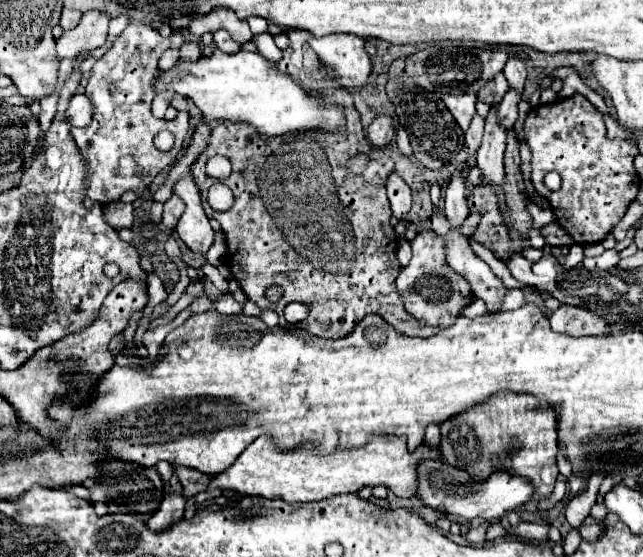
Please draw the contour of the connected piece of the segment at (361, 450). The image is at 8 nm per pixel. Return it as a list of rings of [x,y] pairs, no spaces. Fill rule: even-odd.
[[[258,437],[254,443],[250,443],[244,453],[236,459],[236,463],[226,469],[224,473],[218,473],[212,481],[210,481],[210,489],[234,489],[242,495],[262,495],[266,499],[284,499],[288,503],[296,503],[296,501],[322,501],[322,499],[330,499],[334,495],[344,495],[344,493],[358,493],[362,487],[376,487],[376,485],[384,485],[390,491],[394,491],[396,497],[414,497],[416,495],[416,467],[420,465],[420,461],[424,459],[440,459],[440,449],[438,447],[428,447],[428,445],[420,445],[416,451],[408,451],[406,437],[374,437],[368,445],[358,447],[358,449],[336,449],[332,455],[316,455],[310,453],[308,447],[304,449],[296,449],[296,451],[288,451],[282,453],[274,447],[270,437]]]

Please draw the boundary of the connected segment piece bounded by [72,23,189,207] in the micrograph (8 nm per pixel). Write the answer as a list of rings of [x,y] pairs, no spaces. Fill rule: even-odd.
[[[130,23],[122,35],[116,39],[114,47],[94,65],[92,69],[92,77],[88,79],[86,85],[86,95],[90,97],[90,101],[94,103],[94,119],[88,127],[84,129],[72,129],[74,141],[80,147],[80,153],[84,155],[86,161],[86,197],[84,197],[84,205],[92,207],[96,203],[112,203],[118,201],[126,191],[130,189],[142,189],[146,191],[154,177],[164,169],[176,163],[180,149],[182,149],[182,141],[189,131],[189,115],[187,112],[179,112],[176,118],[171,121],[164,121],[164,119],[156,119],[150,111],[152,105],[152,77],[158,73],[158,59],[166,49],[178,49],[182,47],[186,41],[186,37],[182,35],[182,31],[174,31],[170,37],[162,37],[154,27],[150,25],[136,25]],[[162,129],[168,129],[174,133],[176,143],[170,151],[158,151],[154,147],[154,135]]]

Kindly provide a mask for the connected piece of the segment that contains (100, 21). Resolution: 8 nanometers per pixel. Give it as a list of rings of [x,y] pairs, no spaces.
[[[92,9],[86,11],[82,15],[82,21],[78,27],[66,31],[60,39],[58,39],[58,57],[60,59],[76,59],[82,51],[86,49],[96,49],[102,47],[108,35],[108,23],[110,23],[110,15],[106,15],[100,9]]]

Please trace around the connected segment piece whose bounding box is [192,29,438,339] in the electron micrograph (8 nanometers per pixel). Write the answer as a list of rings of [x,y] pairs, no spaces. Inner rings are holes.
[[[286,29],[290,45],[284,49],[284,59],[278,63],[280,71],[286,75],[292,75],[308,87],[308,91],[320,91],[324,99],[332,99],[332,103],[340,103],[344,107],[346,127],[338,133],[326,133],[326,131],[306,131],[300,135],[280,135],[280,137],[262,137],[248,127],[248,123],[228,123],[222,121],[214,127],[212,139],[208,149],[200,155],[200,159],[192,165],[192,177],[196,179],[196,185],[200,187],[202,201],[206,201],[206,193],[212,187],[214,179],[204,173],[204,165],[214,155],[224,155],[232,161],[232,175],[228,179],[222,179],[232,193],[234,193],[234,205],[226,213],[214,213],[212,217],[222,225],[222,231],[226,235],[228,253],[224,259],[224,265],[234,275],[234,279],[240,283],[242,291],[250,301],[254,301],[262,309],[272,309],[280,315],[280,327],[290,329],[306,329],[310,335],[324,337],[324,339],[340,339],[356,327],[364,315],[376,313],[382,319],[394,319],[398,315],[398,325],[394,323],[394,329],[398,329],[402,335],[408,337],[430,337],[438,333],[434,327],[426,327],[424,323],[412,319],[404,311],[402,299],[398,301],[396,291],[396,275],[400,273],[400,263],[396,257],[398,251],[398,235],[394,227],[390,225],[390,203],[386,195],[386,181],[388,175],[394,173],[394,161],[388,153],[382,149],[374,149],[366,143],[360,115],[354,109],[354,99],[348,91],[340,91],[340,87],[332,87],[332,83],[324,83],[324,67],[320,67],[320,59],[316,59],[316,53],[312,47],[308,47],[308,31],[296,31]],[[366,153],[368,165],[362,171],[362,175],[354,175],[346,169],[348,157]],[[280,283],[284,287],[284,297],[278,303],[270,303],[264,297],[264,291]],[[292,301],[304,303],[308,307],[308,317],[296,325],[290,325],[284,319],[284,307]]]

